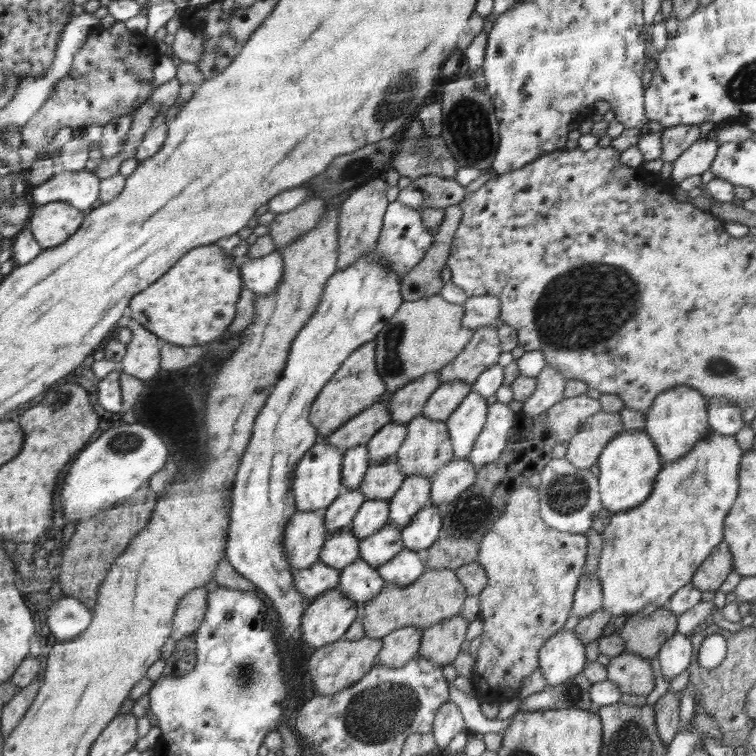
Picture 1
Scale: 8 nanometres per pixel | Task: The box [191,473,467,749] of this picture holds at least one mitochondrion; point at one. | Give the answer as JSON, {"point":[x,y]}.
{"point":[375,715]}

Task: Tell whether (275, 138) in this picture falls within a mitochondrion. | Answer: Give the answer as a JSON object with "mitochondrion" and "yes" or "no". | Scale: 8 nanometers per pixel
{"mitochondrion":"no"}

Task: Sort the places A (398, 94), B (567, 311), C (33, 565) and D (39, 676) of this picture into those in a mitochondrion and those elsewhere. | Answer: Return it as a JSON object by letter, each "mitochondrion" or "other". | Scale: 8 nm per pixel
{"A":"mitochondrion","B":"mitochondrion","C":"mitochondrion","D":"other"}

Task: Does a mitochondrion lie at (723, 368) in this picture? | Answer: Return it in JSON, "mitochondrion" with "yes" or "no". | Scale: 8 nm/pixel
{"mitochondrion":"yes"}

